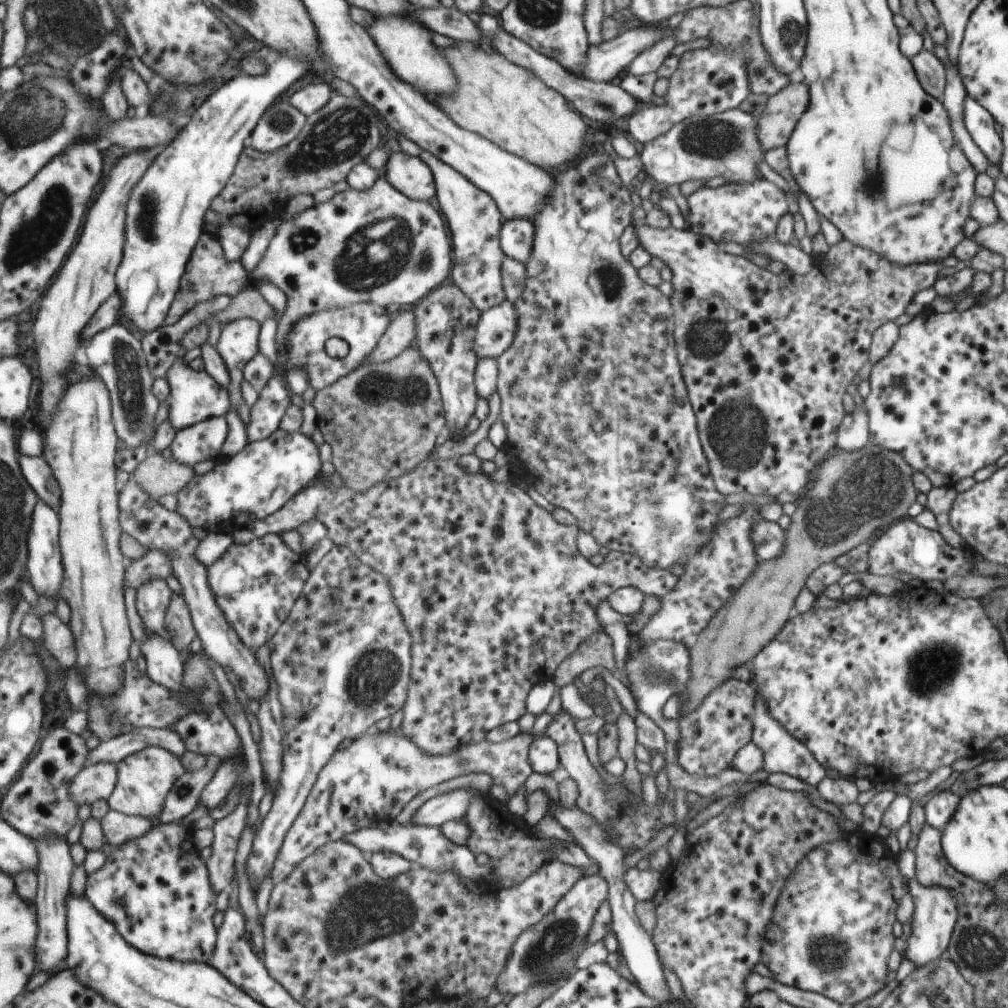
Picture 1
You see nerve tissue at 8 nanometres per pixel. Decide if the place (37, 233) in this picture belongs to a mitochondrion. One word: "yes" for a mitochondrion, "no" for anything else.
yes

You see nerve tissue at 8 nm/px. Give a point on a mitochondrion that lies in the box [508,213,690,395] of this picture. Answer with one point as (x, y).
(610, 279)

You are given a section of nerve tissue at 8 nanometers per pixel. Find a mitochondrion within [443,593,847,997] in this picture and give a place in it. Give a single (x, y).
(552, 945)

